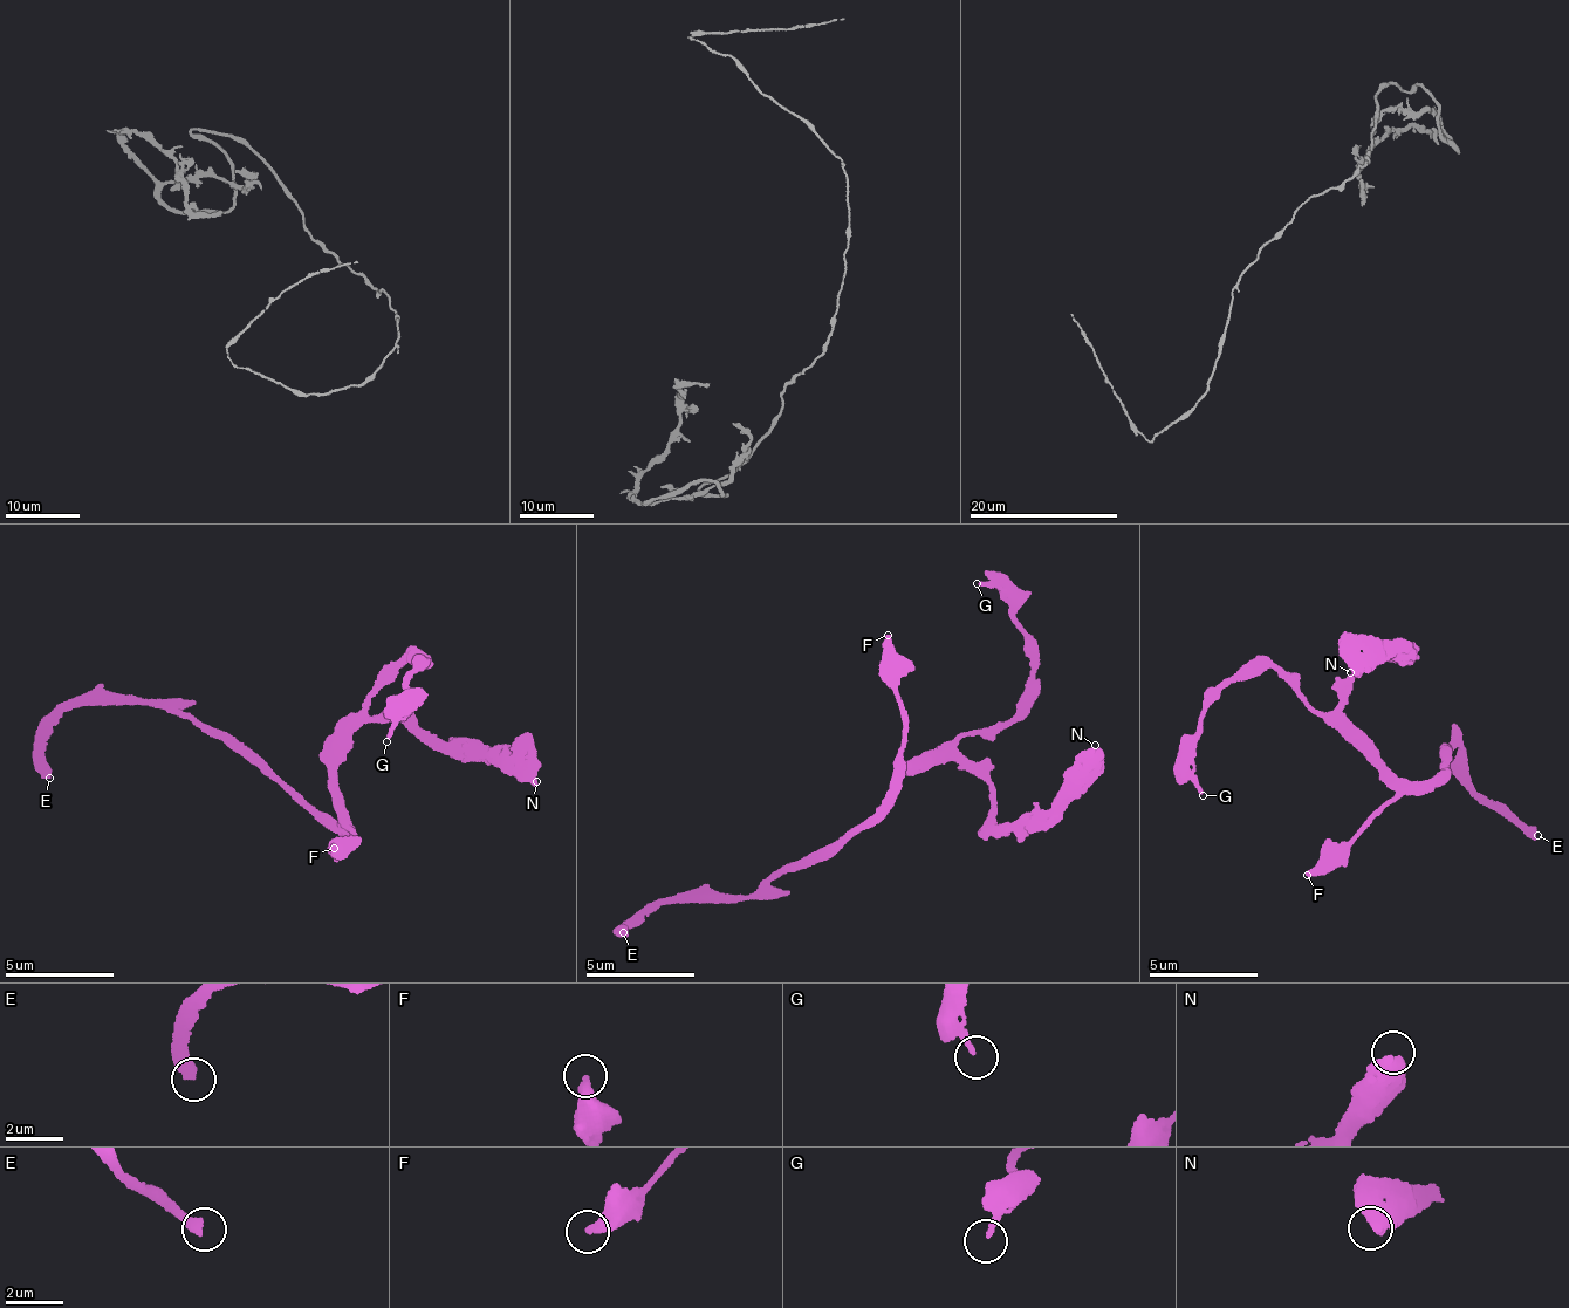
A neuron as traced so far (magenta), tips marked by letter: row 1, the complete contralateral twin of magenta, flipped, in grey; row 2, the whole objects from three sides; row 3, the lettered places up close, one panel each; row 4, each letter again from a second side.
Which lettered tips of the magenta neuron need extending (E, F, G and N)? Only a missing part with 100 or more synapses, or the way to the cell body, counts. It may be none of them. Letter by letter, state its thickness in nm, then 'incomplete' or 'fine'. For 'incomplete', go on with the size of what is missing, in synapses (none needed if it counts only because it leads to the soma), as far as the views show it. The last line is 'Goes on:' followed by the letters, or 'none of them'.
E: 400 nm thick; incomplete; about 140 synapses
F: 400 nm thick; fine
G: 180 nm thick; fine
N: 500 nm thick; fine
Goes on: E

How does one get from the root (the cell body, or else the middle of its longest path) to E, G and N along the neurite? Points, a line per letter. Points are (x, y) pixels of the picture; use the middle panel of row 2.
E: (881, 814), (845, 842), (828, 844), (800, 865), (774, 872), (744, 896), (660, 906), (623, 932)
G: (881, 814), (899, 767), (1006, 719), (1032, 672), (1023, 632), (1008, 603), (997, 586), (977, 583)
N: (881, 814), (896, 771), (939, 757), (963, 760), (989, 787), (992, 824), (1040, 819), (1071, 786), (1095, 745)

